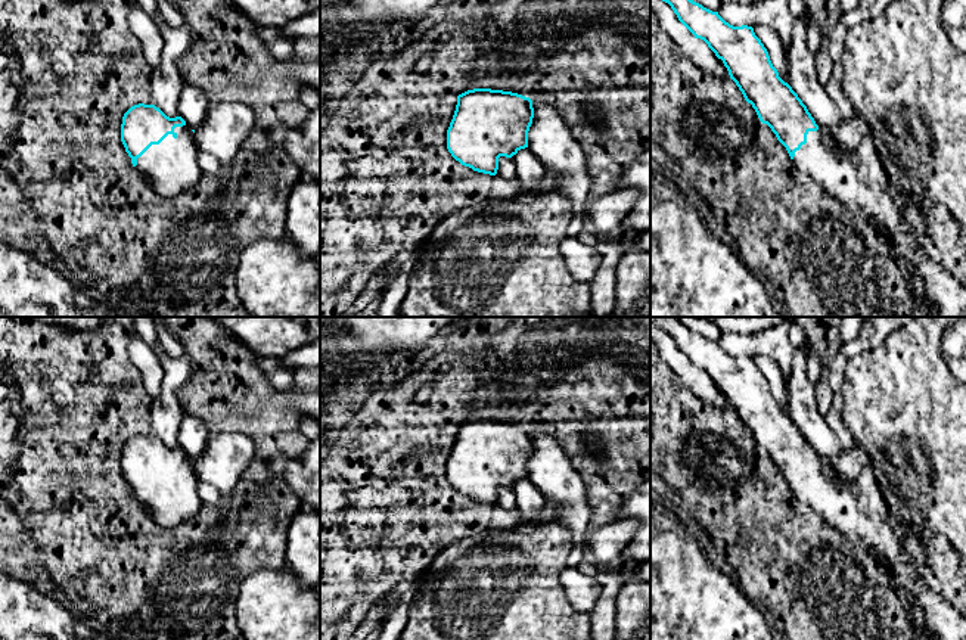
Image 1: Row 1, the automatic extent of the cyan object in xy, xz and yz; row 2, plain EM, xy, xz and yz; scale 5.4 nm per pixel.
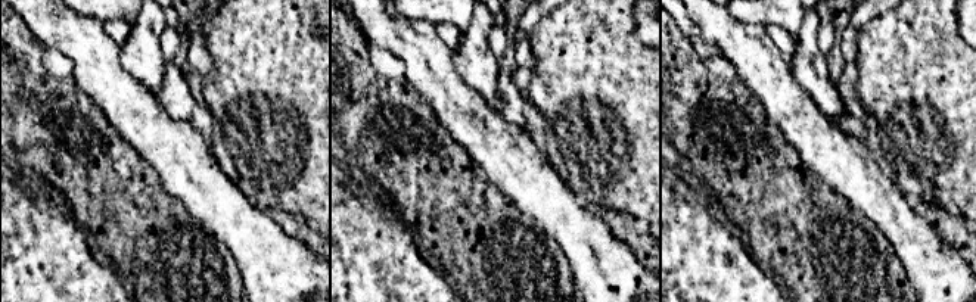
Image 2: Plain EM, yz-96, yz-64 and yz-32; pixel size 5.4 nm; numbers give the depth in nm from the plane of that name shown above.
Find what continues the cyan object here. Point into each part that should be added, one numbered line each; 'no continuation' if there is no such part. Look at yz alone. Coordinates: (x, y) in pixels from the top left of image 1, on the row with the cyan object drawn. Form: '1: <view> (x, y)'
1: yz (937, 292)

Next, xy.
1: xy (171, 167)

